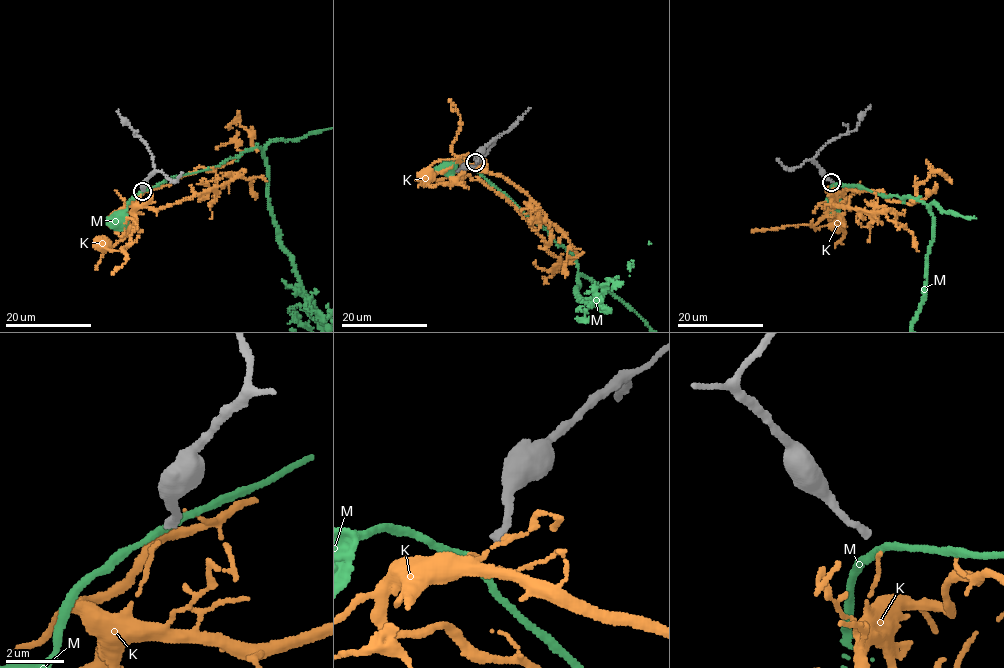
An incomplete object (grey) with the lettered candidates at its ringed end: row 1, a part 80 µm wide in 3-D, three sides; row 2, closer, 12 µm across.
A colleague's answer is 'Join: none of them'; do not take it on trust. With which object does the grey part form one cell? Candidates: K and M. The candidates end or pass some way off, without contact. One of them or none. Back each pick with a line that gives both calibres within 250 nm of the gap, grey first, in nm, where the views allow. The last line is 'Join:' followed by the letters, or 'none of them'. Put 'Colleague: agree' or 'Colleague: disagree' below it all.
Join: none of them
Colleague: agree

